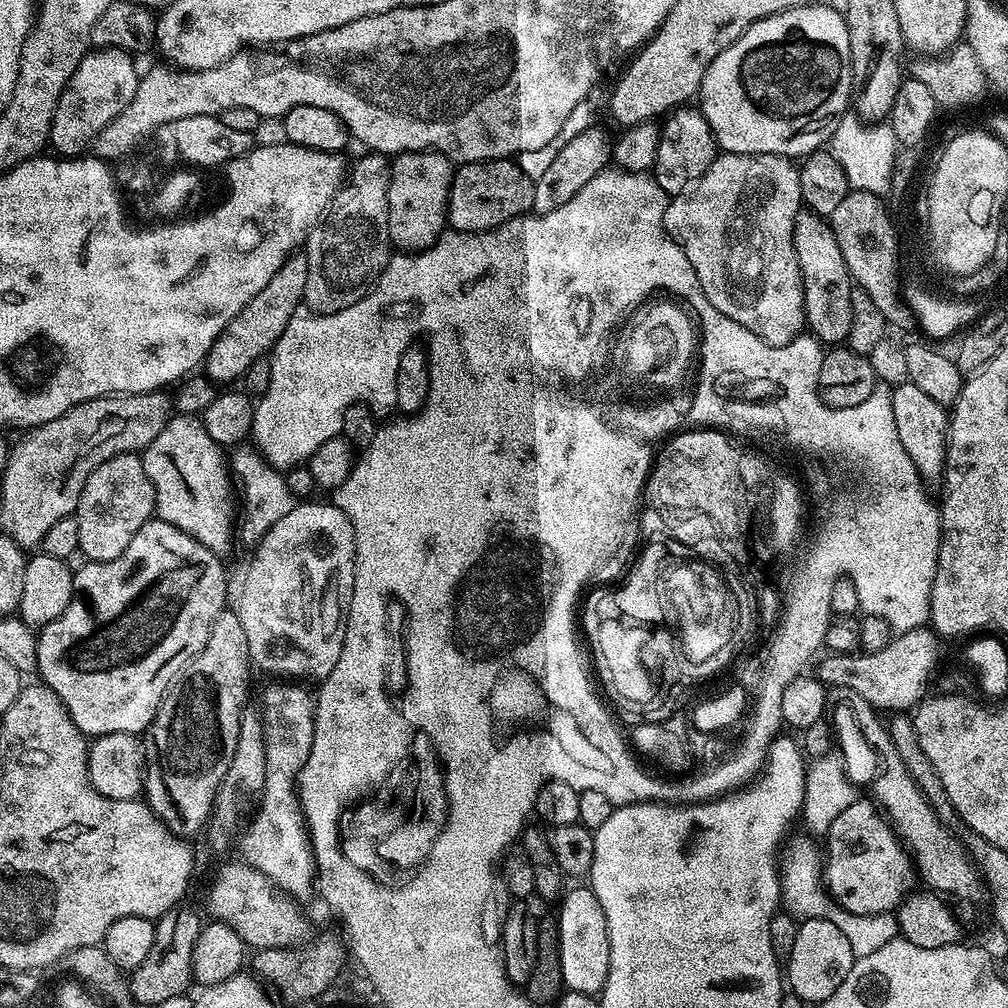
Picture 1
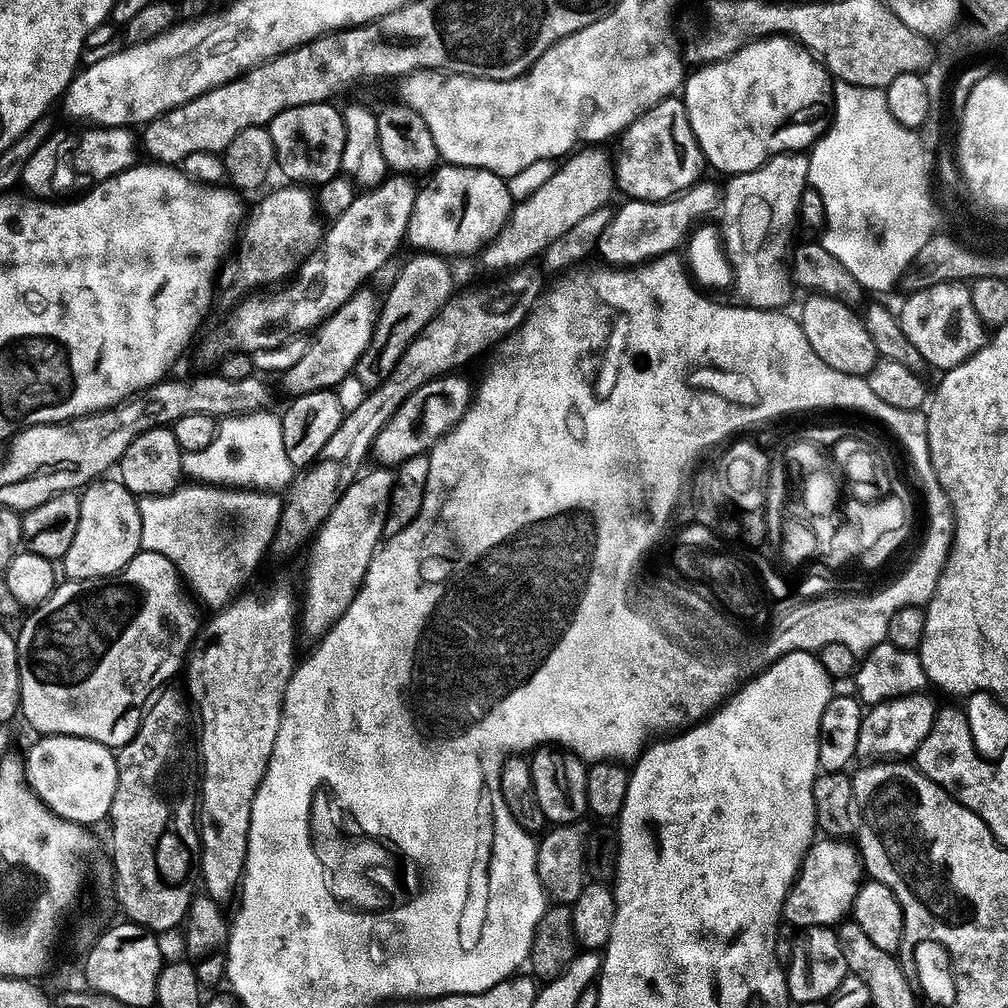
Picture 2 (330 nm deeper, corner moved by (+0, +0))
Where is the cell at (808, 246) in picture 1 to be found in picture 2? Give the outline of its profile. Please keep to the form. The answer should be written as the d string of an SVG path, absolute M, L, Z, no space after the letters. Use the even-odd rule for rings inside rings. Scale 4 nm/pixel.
M812 294L807 299L804 309L798 312L798 322L806 334L806 342L814 346L814 354L818 354L818 358L822 358L826 366L842 370L842 374L867 377L877 362L878 353L874 338L870 338L861 313L855 312L851 303L837 300L834 296Z

